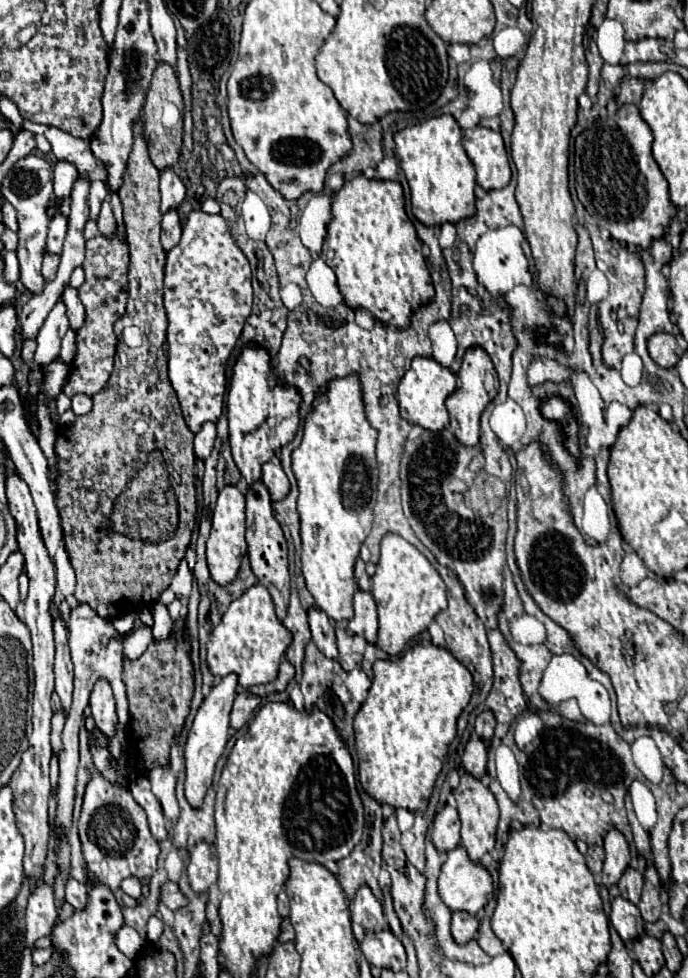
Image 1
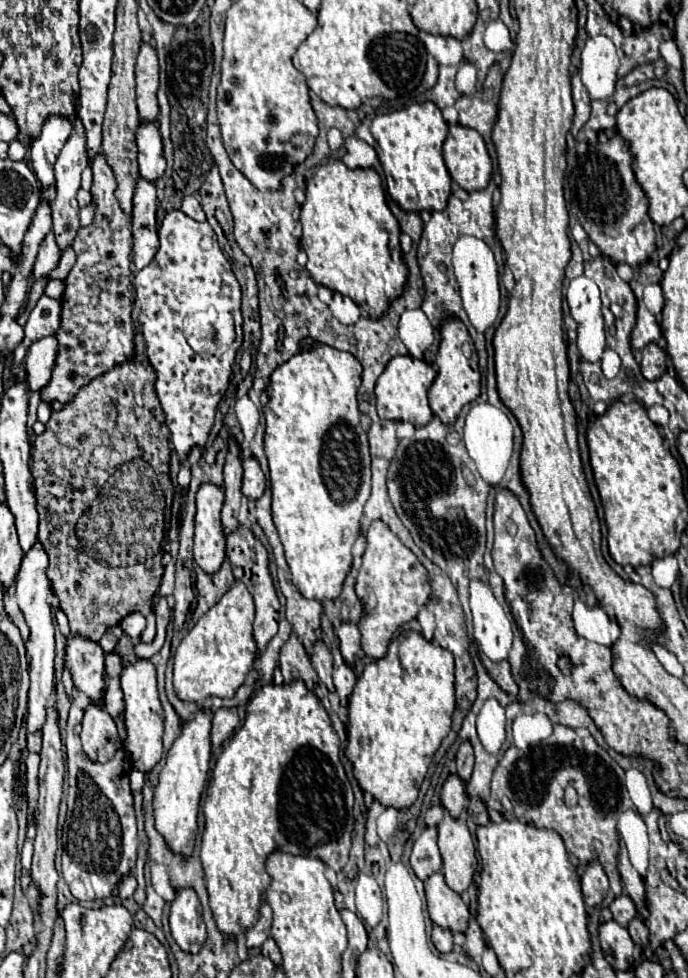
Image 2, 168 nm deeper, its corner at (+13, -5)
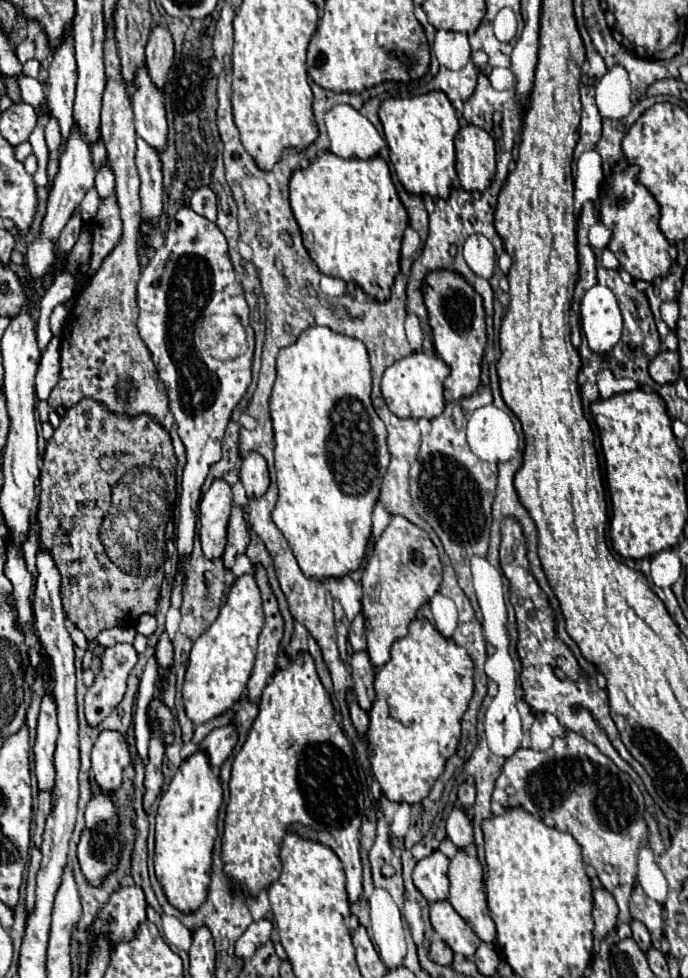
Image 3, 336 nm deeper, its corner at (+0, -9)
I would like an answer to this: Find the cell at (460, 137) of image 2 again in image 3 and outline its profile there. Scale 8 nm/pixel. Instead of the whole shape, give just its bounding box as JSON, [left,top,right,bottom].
[455,125,495,191]

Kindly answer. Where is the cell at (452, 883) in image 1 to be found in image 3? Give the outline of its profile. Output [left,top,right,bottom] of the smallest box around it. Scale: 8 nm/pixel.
[429,901,481,959]

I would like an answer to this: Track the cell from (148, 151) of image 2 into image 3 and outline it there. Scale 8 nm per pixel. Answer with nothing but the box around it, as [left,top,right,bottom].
[131,65,167,151]

